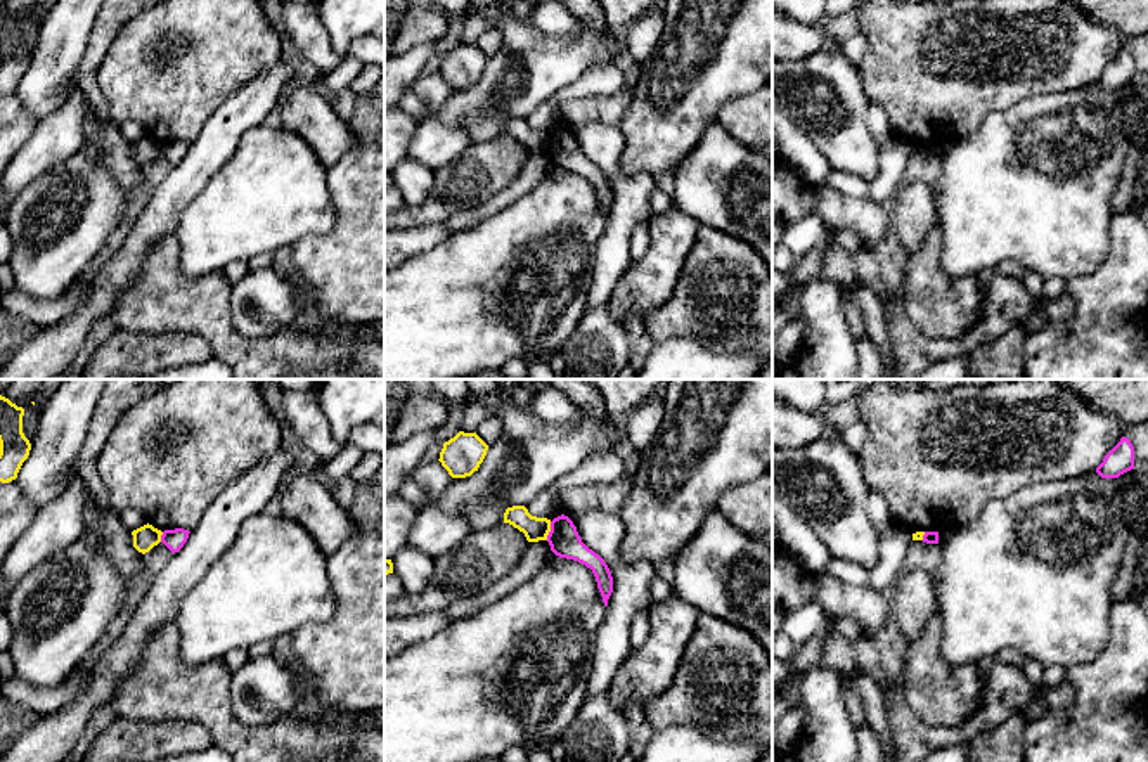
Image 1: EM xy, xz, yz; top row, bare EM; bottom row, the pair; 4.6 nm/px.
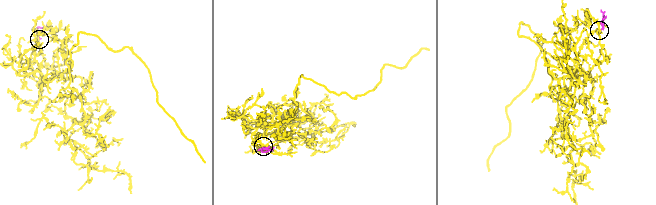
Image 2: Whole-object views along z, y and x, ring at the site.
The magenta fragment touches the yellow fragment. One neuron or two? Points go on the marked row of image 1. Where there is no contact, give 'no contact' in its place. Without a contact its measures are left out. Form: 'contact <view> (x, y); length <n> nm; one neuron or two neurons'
contact xz (551, 530); length 90 nm; two neurons

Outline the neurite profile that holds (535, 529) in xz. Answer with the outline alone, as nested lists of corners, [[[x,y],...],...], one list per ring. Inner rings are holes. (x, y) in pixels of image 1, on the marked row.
[[[525,506],[507,507],[504,513],[504,523],[523,532],[528,542],[547,540],[551,532],[551,520],[532,516]]]

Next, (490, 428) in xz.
[[[499,416],[487,417],[474,431],[488,447],[495,443],[502,435],[502,421]]]

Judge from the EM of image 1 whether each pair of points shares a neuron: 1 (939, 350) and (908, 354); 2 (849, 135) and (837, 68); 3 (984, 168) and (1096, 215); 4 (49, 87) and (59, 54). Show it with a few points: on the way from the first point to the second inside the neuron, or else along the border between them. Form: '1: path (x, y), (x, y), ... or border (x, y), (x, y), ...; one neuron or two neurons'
1: path (932, 350), (915, 352); one neuron
2: path (856, 118), (856, 109), (838, 85); one neuron
3: path (1012, 187), (1032, 187), (1060, 215), (1069, 215); one neuron
4: path (49, 78), (54, 63); one neuron

